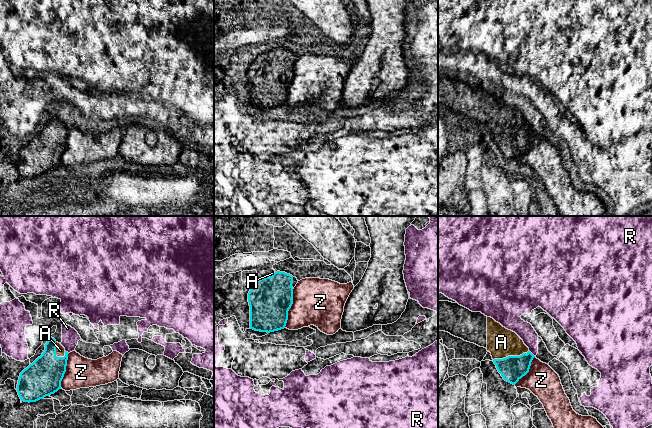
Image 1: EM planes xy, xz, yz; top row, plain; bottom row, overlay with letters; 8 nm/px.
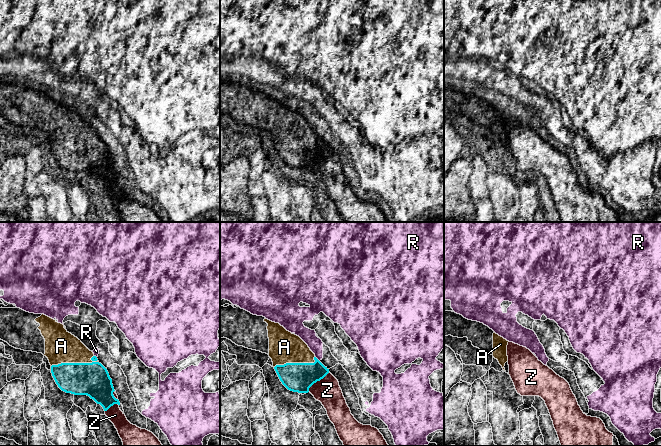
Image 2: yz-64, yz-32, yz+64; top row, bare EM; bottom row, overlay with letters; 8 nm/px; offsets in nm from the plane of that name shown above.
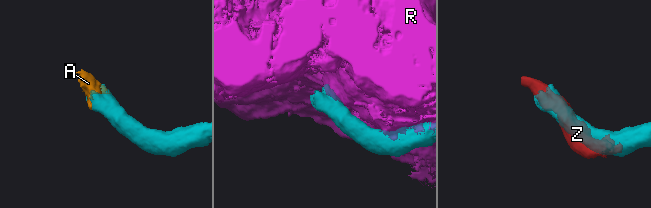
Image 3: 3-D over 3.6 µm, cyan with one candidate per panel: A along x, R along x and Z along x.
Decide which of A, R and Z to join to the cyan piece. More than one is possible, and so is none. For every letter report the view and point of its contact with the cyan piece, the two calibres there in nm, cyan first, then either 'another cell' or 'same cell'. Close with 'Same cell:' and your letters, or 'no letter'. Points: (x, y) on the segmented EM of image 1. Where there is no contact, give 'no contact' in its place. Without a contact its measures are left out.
A: contact yz (510, 356); calibres 200 and 240 nm; same cell
R: contact yz (531, 353); calibres 200 and 140 nm; another cell
Z: contact xz (290, 307); calibres 340 and 380 nm; another cell
Same cell: A

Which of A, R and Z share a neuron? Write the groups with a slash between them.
A / R / Z

